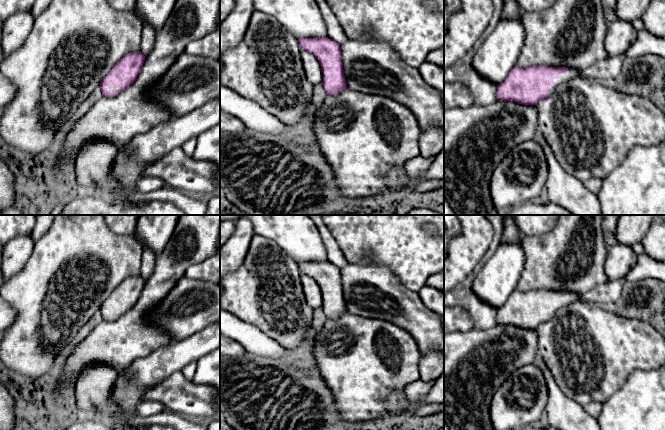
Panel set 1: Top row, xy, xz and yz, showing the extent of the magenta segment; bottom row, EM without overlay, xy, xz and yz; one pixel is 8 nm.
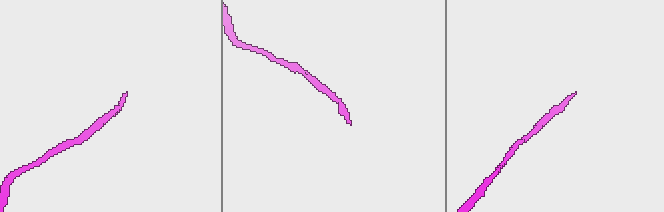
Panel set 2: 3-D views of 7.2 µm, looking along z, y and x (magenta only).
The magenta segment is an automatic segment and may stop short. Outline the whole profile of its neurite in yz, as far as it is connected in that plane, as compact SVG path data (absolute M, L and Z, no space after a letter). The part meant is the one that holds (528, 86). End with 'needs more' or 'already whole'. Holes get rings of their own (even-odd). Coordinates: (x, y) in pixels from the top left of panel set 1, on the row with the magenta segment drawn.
M522 18L519 20L502 19L473 57L472 65L475 71L483 78L498 85L496 100L513 101L523 105L537 105L557 86L582 75L579 70L574 68L532 66L523 69L517 66L524 40L525 28Z; needs more

